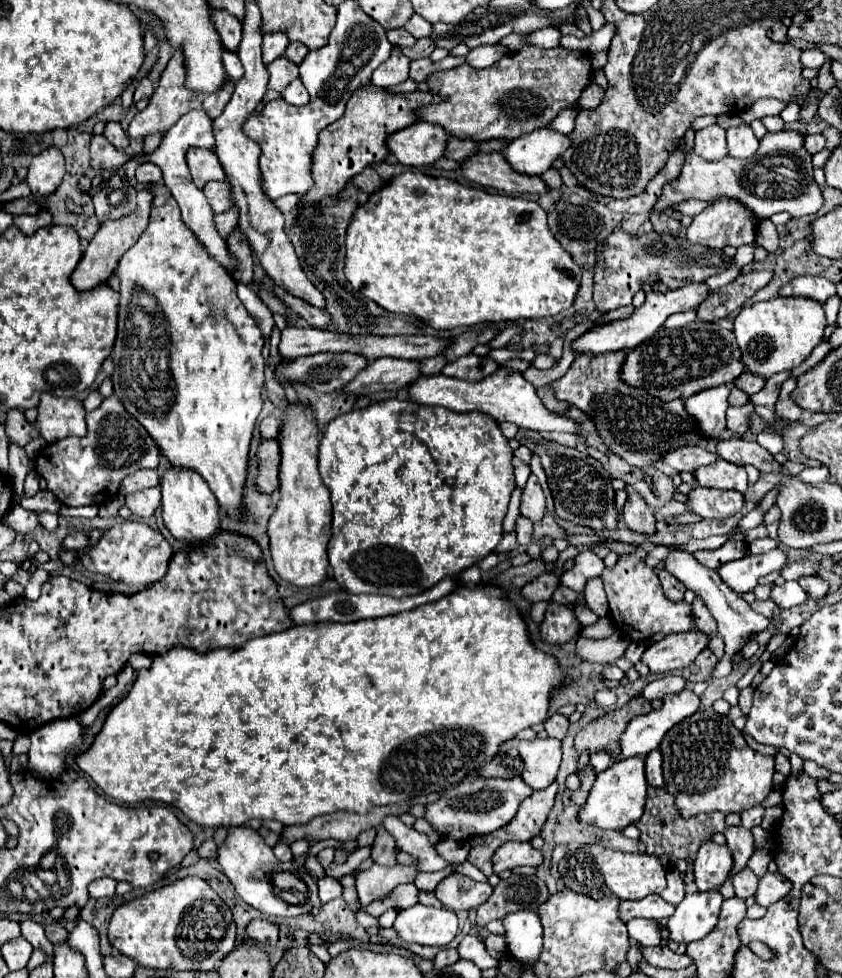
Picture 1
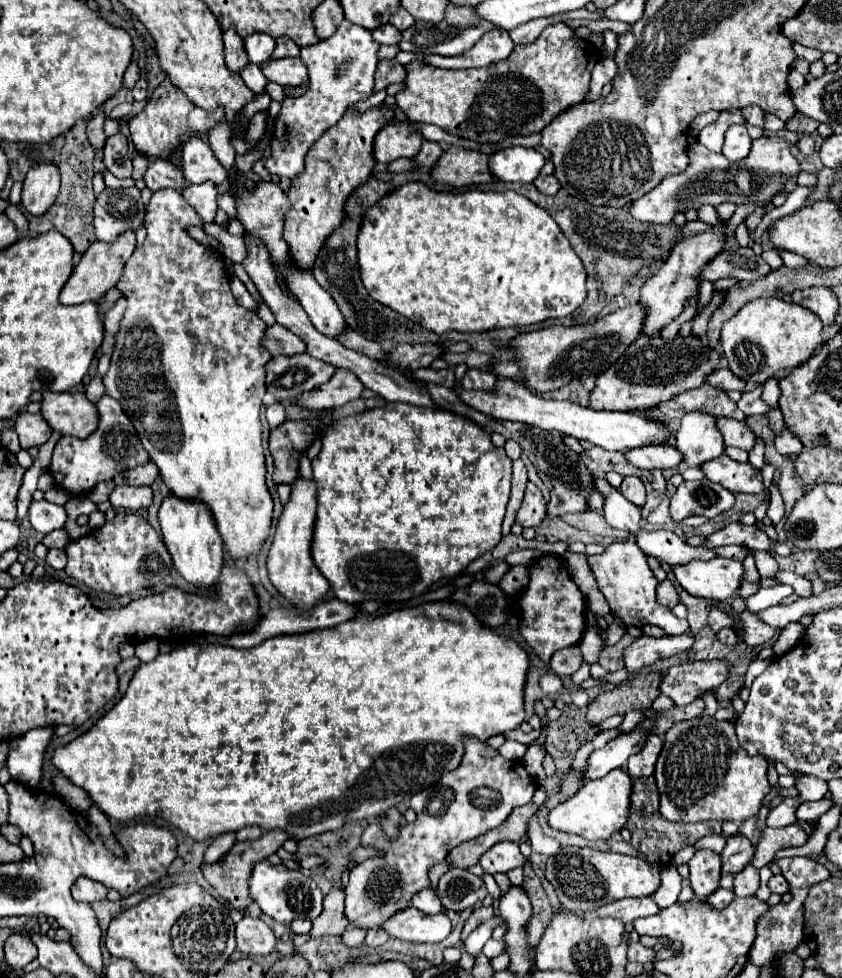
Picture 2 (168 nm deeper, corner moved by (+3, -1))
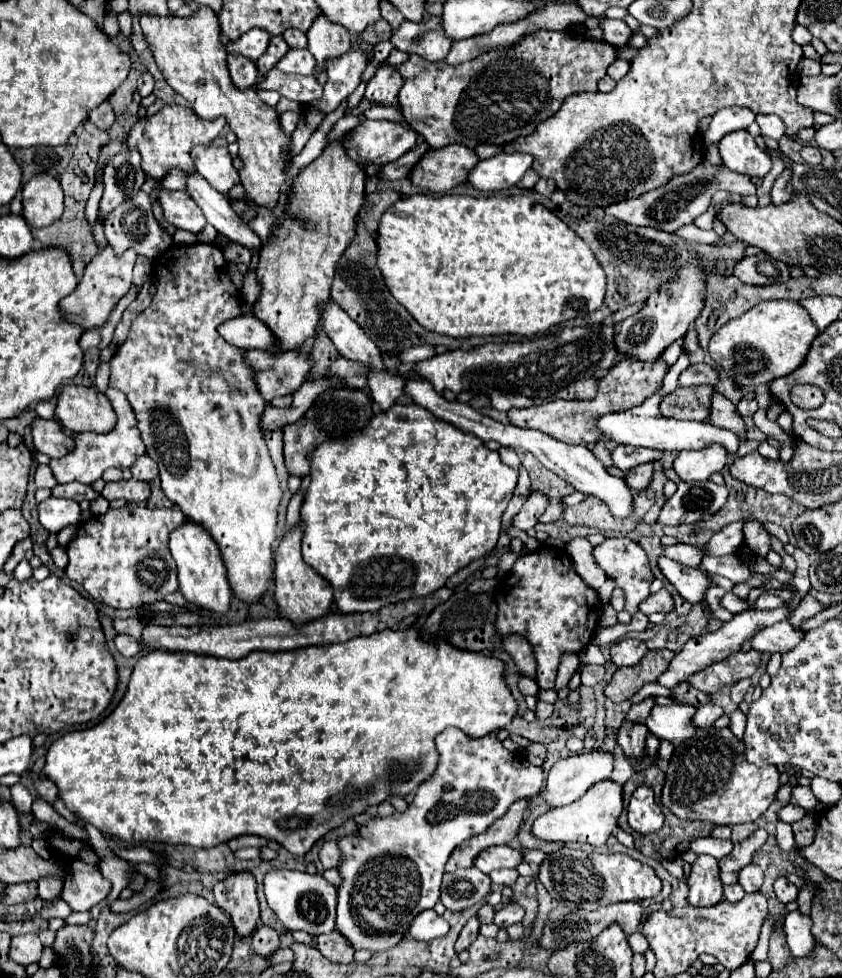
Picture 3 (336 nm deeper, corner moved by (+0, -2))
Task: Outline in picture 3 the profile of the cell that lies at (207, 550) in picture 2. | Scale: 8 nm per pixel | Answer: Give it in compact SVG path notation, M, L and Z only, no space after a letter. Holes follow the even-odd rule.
M189 518L177 526L171 532L169 538L169 550L177 562L177 576L179 576L179 590L183 592L183 596L201 608L225 614L229 610L229 600L233 596L229 580L227 580L227 568L223 562L223 556L219 552L219 546L215 544L215 540L205 534L205 530L201 526L195 526L195 522L191 522Z

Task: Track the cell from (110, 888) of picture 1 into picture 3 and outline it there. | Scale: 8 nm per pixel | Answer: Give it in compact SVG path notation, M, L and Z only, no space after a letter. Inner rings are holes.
M75 862L71 868L73 870L69 870L65 876L63 900L71 906L73 912L91 910L109 896L111 882L103 878L99 870L83 862Z

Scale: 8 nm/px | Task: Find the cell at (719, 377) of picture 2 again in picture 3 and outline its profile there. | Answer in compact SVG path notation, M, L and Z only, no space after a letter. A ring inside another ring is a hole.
M695 364L689 366L685 372L681 372L679 376L679 384L681 386L699 386L699 384L711 384L717 386L719 382L719 374L713 366L709 364Z

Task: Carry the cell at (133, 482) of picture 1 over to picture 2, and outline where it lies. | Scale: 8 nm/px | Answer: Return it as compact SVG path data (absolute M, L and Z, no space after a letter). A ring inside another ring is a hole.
M152 461L138 465L134 469L126 469L114 477L116 485L152 485L158 477L158 469Z

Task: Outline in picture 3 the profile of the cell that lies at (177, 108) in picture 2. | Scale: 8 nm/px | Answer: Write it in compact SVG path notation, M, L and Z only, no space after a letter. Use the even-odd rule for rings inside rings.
M169 104L163 106L157 114L139 120L127 136L127 146L131 150L139 150L141 168L145 170L145 174L151 176L153 180L161 180L169 168L181 168L185 172L191 172L193 170L193 160L189 156L191 148L195 144L205 144L205 146L211 144L211 140L215 140L221 134L223 126L225 118L203 120L191 108Z

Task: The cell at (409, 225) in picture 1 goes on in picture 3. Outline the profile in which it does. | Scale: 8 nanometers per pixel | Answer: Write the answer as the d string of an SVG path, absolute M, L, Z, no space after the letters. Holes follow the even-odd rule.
M413 194L409 198L397 200L393 206L387 208L383 214L379 228L377 228L377 262L379 270L383 274L383 282L391 296L405 306L405 310L427 330L445 334L451 338L467 338L467 336L493 336L493 334L521 334L521 336L533 336L537 332L545 332L551 326L595 312L603 304L605 296L605 272L597 264L597 258L589 250L589 246L565 224L561 222L553 212L549 212L543 204L539 204L533 196L521 194L521 196L425 196L425 194Z

